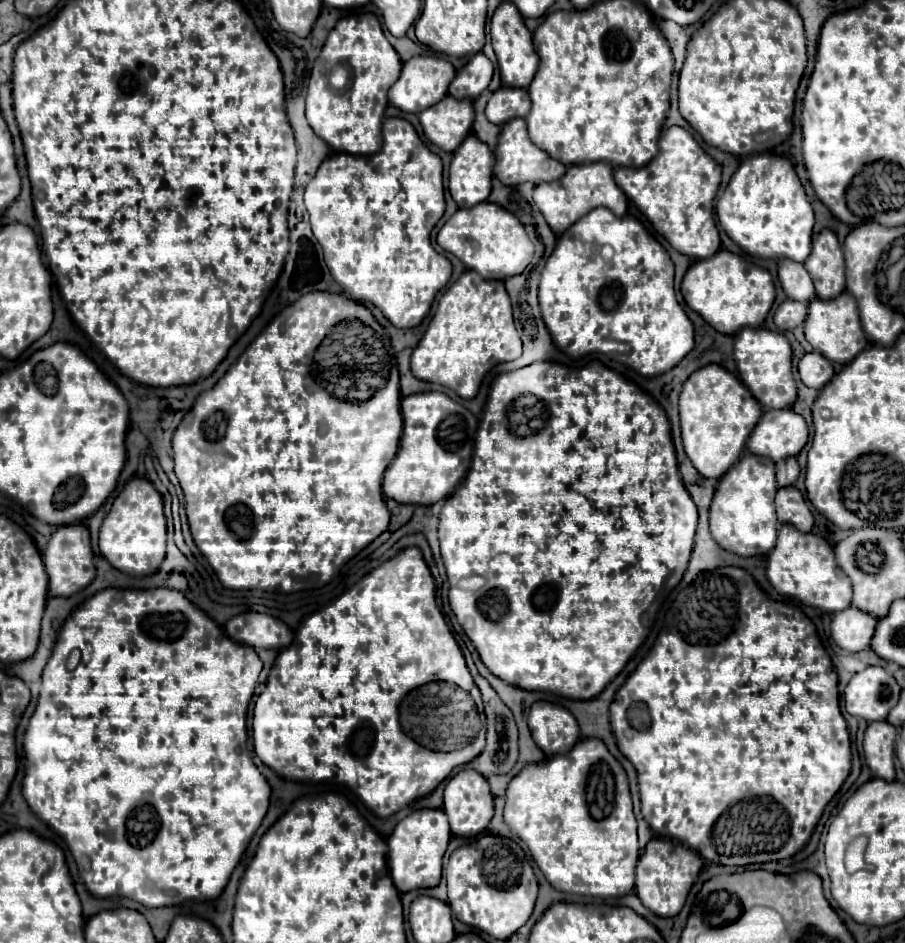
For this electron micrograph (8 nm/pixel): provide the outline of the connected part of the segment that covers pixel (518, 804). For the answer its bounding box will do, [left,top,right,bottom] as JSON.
[504,738,640,898]

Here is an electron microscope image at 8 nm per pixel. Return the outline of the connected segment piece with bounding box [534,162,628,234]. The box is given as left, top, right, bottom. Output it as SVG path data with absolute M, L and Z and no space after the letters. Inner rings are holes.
M592 162L592 164L580 164L570 166L560 180L542 182L534 188L534 202L544 214L546 222L550 224L554 234L562 234L568 230L578 218L588 214L588 210L594 210L598 206L604 206L612 210L616 216L624 216L628 208L626 194L616 186L612 178L612 166L608 162Z

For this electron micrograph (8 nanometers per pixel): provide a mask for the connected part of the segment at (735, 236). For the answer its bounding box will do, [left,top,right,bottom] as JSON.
[716,156,814,262]

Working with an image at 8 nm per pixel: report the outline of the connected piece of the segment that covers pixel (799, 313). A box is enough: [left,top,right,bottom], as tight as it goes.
[774,300,806,330]

